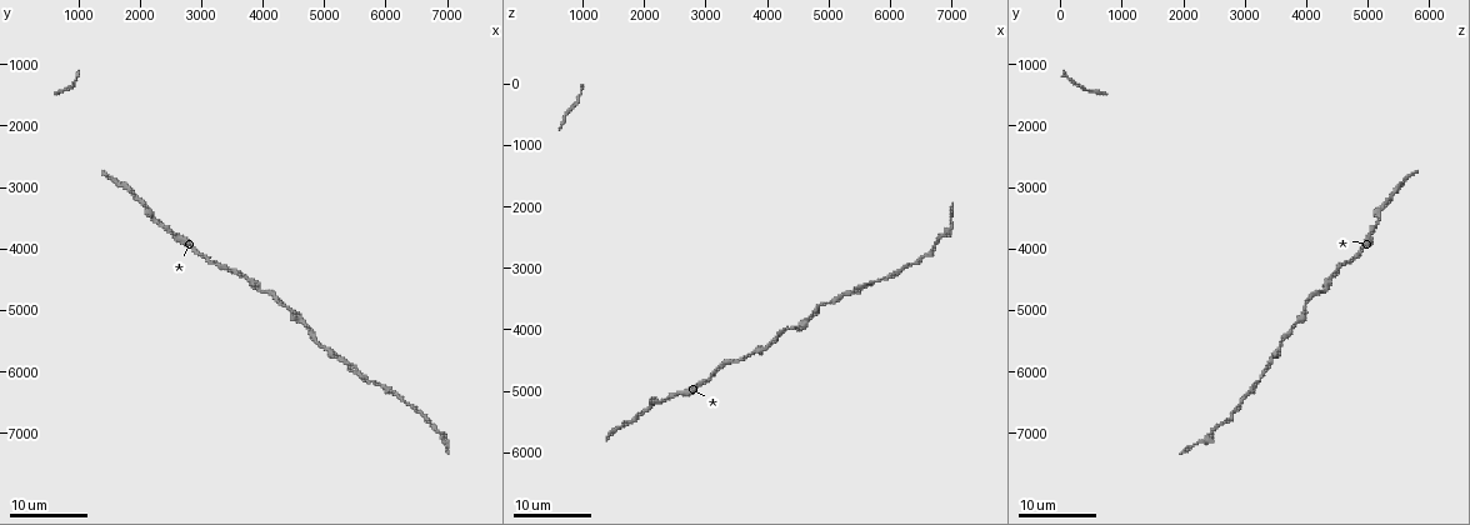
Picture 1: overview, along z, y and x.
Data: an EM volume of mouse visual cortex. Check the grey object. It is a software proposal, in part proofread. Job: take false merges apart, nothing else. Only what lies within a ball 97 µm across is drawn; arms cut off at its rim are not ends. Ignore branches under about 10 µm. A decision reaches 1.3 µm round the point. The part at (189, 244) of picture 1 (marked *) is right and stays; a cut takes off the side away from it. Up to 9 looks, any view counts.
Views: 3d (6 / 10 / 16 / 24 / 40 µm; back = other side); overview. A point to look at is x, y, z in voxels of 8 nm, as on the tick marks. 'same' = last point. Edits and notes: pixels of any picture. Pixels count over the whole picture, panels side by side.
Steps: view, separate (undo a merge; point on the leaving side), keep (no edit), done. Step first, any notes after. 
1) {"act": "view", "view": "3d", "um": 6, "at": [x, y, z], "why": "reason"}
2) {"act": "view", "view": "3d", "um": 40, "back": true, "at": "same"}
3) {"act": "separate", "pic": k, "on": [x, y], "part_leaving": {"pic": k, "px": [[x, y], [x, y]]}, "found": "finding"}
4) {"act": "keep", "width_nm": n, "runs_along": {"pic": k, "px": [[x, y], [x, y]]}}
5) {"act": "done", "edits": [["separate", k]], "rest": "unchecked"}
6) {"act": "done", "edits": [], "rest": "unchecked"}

{"act": "view", "view": "3d", "um": 16, "at": [5900, 6200, 3200], "why": "calibre changes"}

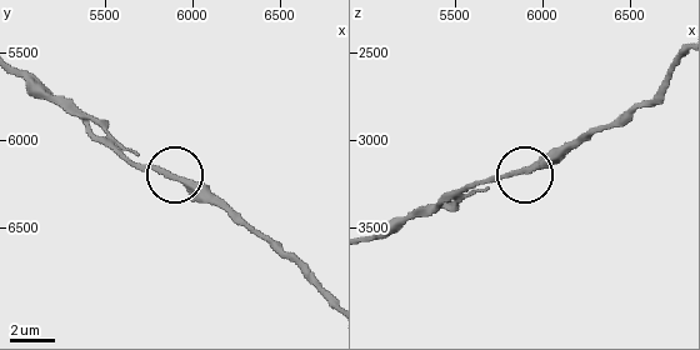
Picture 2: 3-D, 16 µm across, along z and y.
{"act": "view", "view": "3d", "um": 6, "at": [5940, 6220, 3180]}

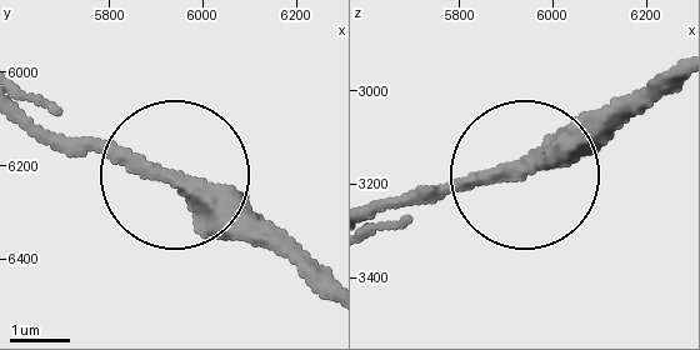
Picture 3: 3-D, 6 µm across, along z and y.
{"act": "keep", "runs_along": {"pic": 3, "px": [[20, 85], [79, 140], [229, 204], [299, 274]]}, "found": "one cell here"}

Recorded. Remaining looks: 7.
{"act": "view", "view": "3d", "um": 16, "at": [5500, 5950, 3400], "why": "sudden change in width"}

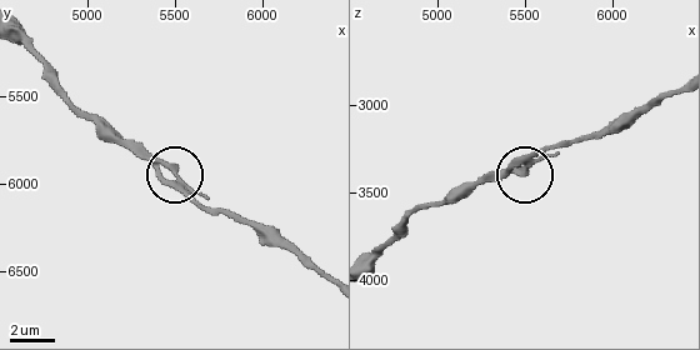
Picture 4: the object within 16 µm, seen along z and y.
{"act": "view", "view": "3d", "um": 10, "at": [5500, 5920, 3380]}

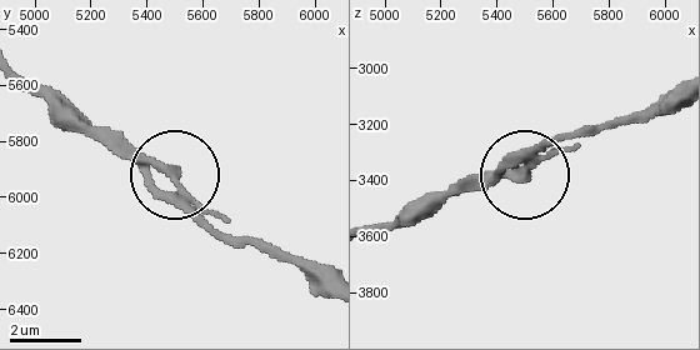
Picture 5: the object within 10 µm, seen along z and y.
{"act": "view", "view": "3d", "um": 6, "at": [5500, 5920, 3370]}

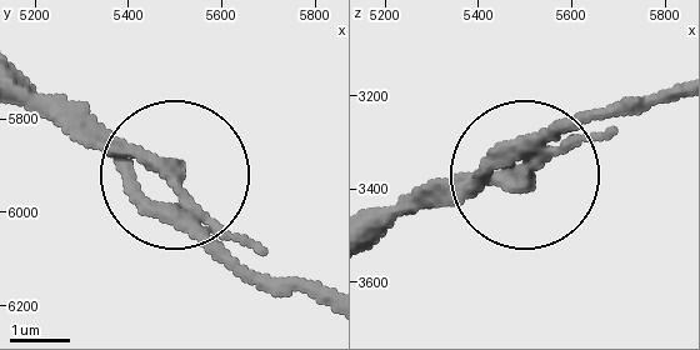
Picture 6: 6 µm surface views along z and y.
{"act": "keep", "width_nm": 260, "runs_along": {"pic": 6, "px": [[381, 213], [515, 188], [630, 108]]}, "found": "continuous, no second cell"}

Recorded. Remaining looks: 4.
{"act": "view", "view": "3d", "um": 24, "at": [6800, 6950, 2500], "why": "thick turns thin"}

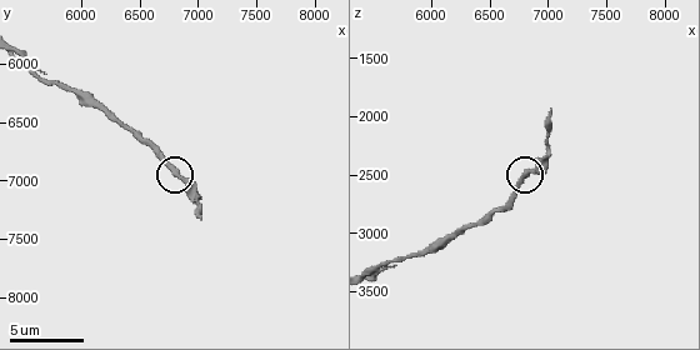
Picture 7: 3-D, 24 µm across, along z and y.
{"act": "view", "view": "3d", "um": 10, "at": [6820, 6960, 2480]}

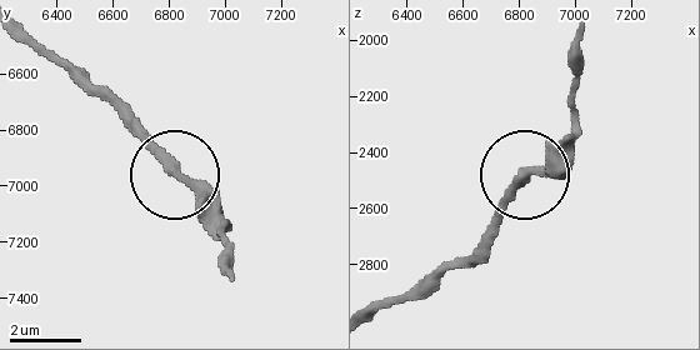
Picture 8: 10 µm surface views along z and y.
{"act": "keep", "runs_along": {"pic": 8, "px": [[24, 30], [226, 224]]}, "found": "one cell here"}

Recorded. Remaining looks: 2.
{"act": "view", "view": "3d", "um": 16, "at": [4650, 5150, 3850], "why": "calibre changes"}

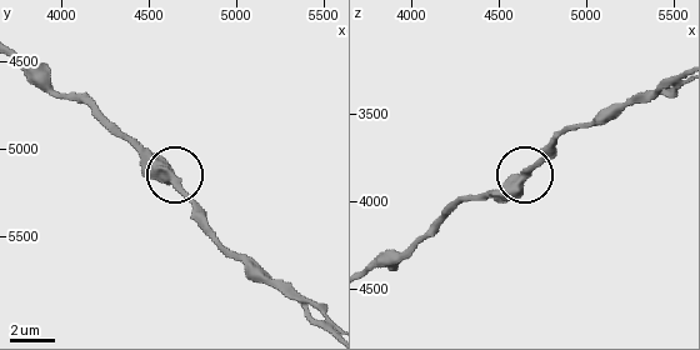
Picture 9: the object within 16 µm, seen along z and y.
{"act": "view", "view": "3d", "um": 10, "at": [4640, 5160, 3880]}

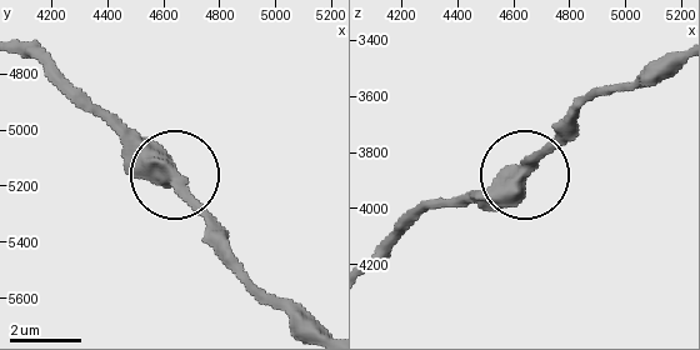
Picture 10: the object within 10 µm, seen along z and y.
{"act": "keep", "width_nm": 450, "found": "continuous, no second cell"}

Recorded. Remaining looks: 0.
{"act": "done", "edits": [], "rest": "unchecked"}

